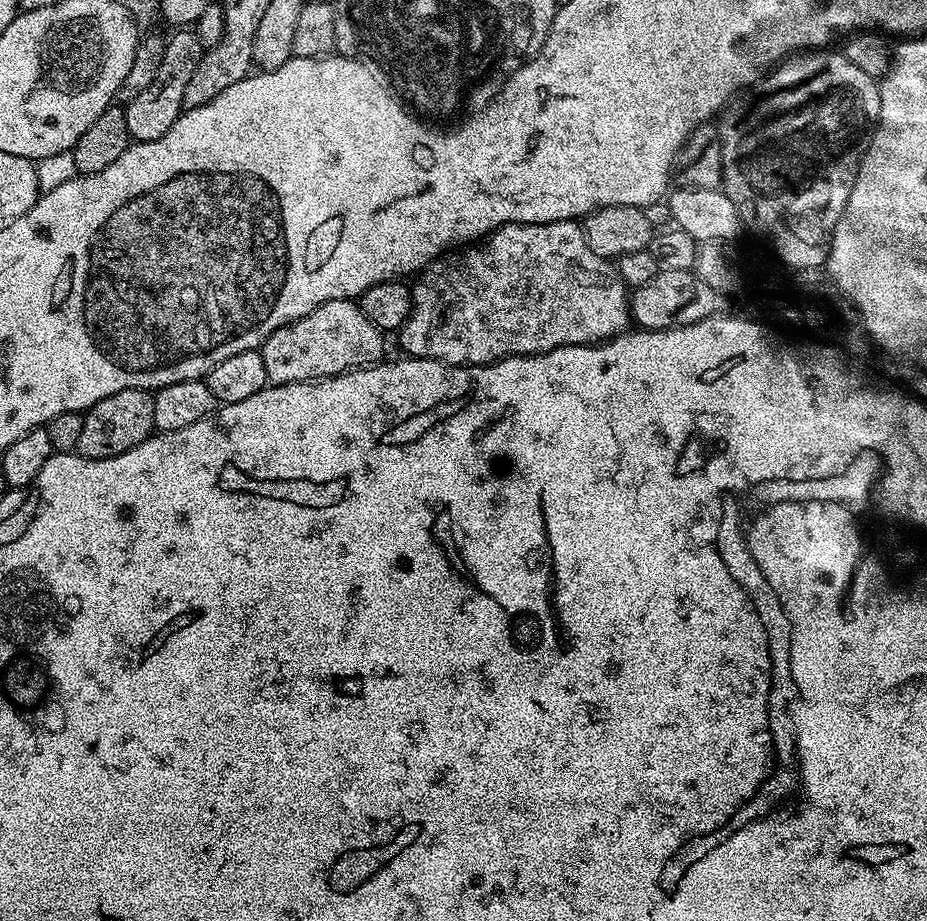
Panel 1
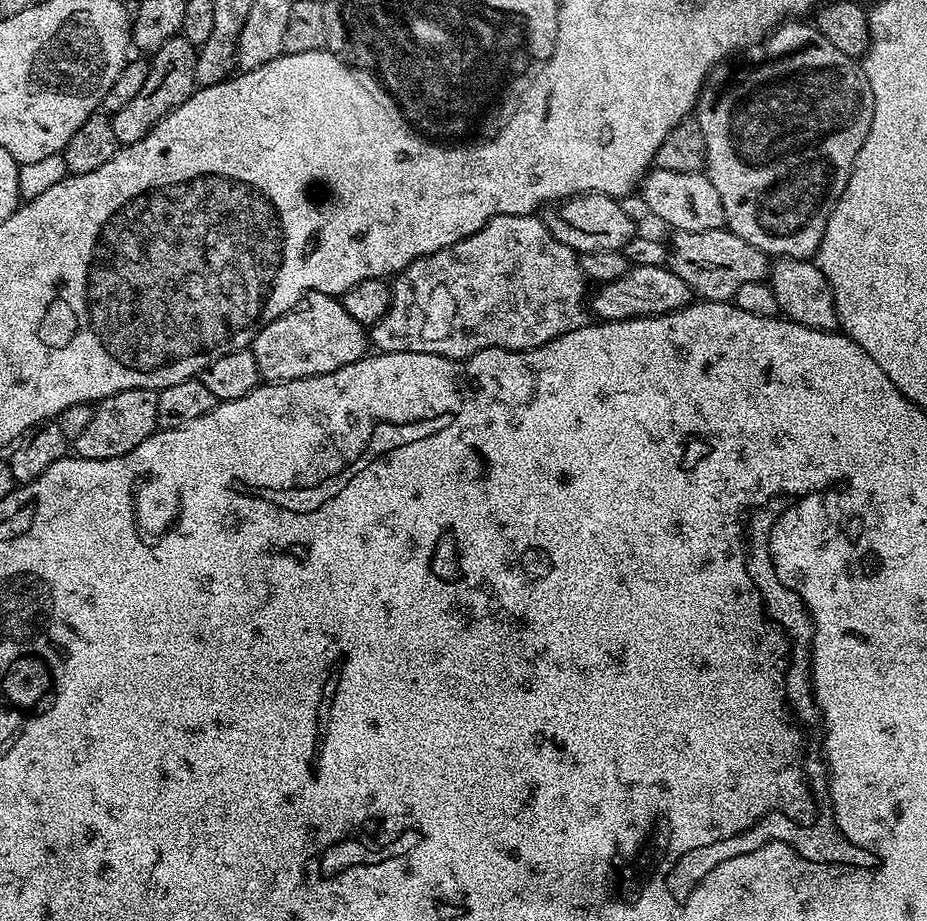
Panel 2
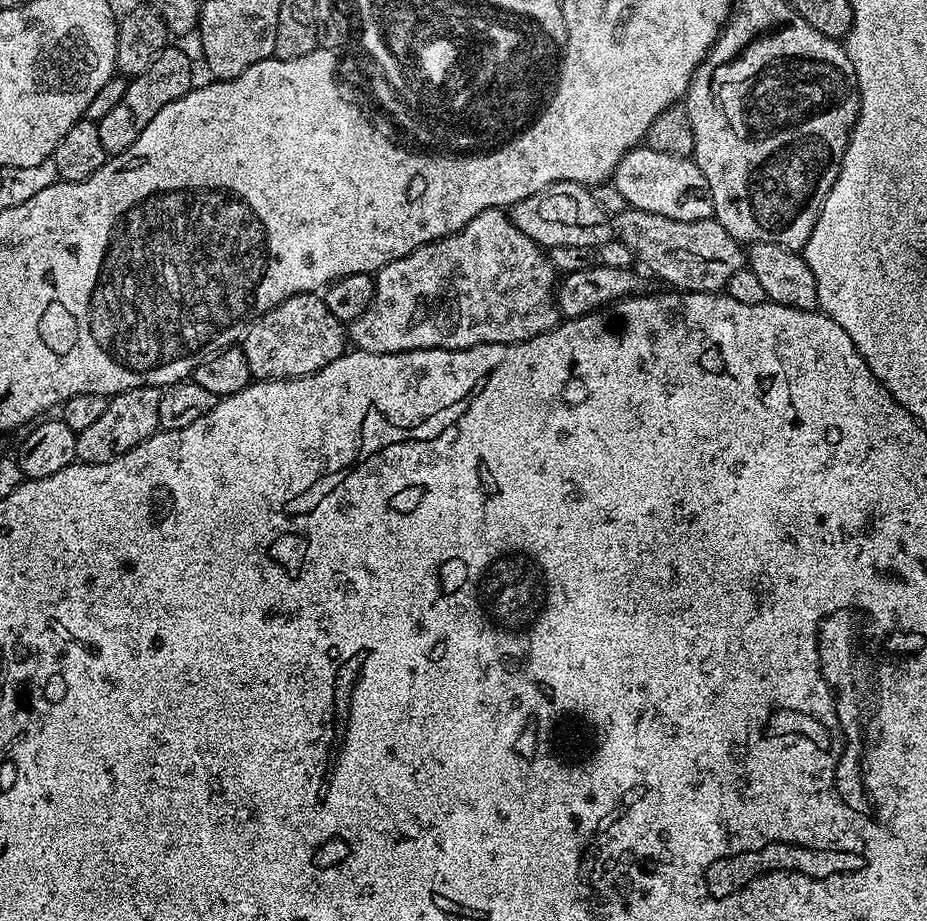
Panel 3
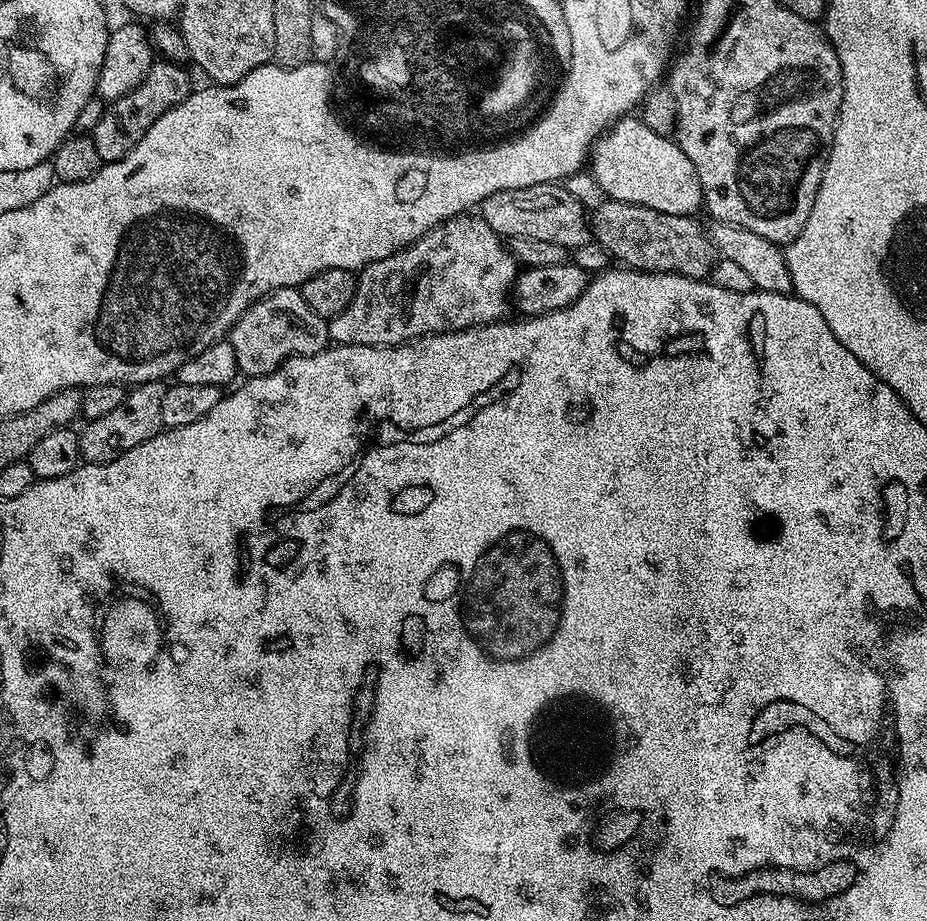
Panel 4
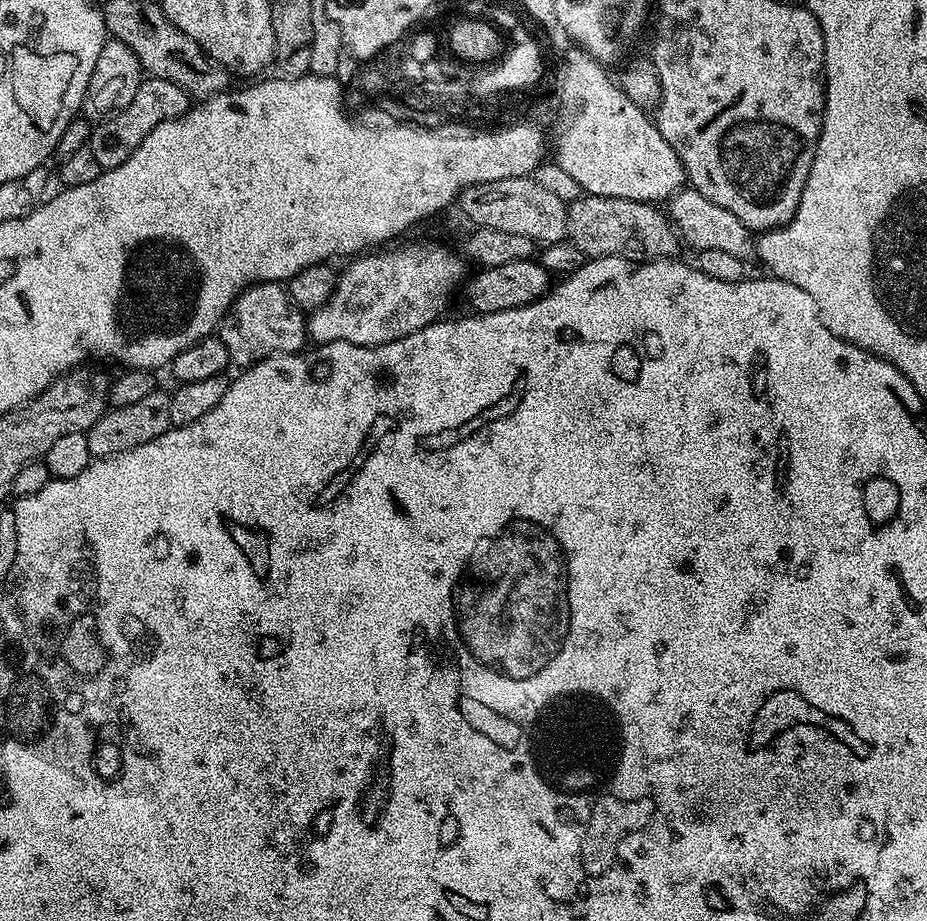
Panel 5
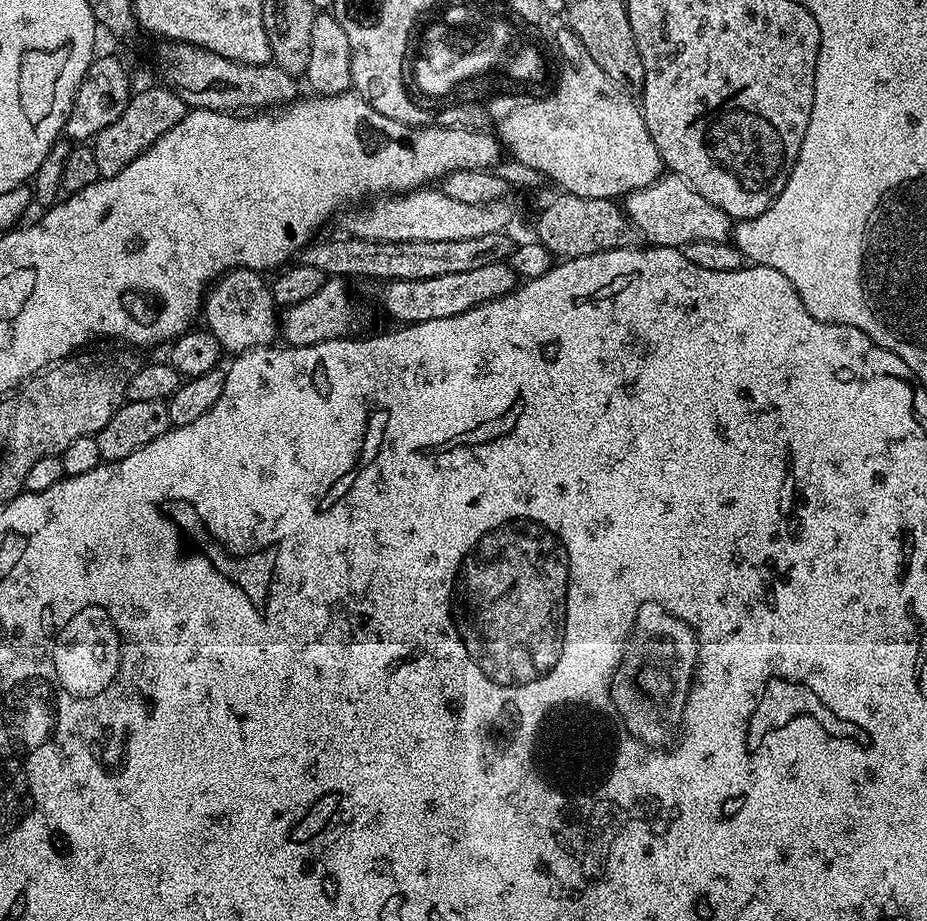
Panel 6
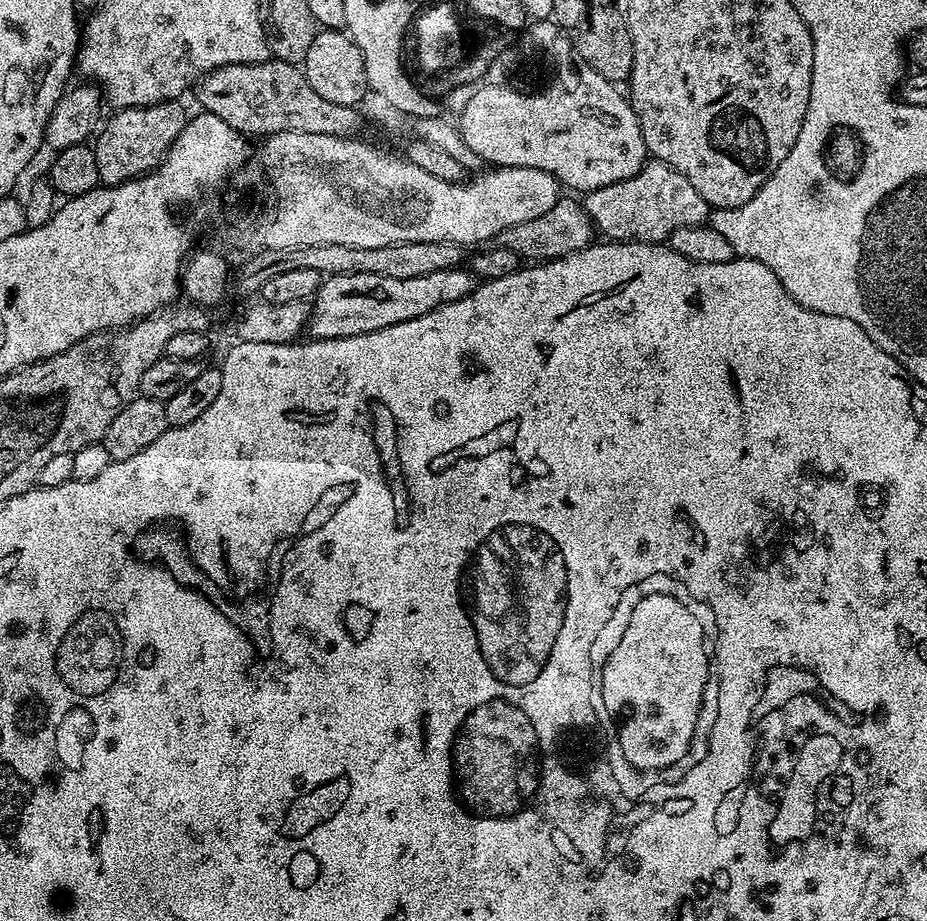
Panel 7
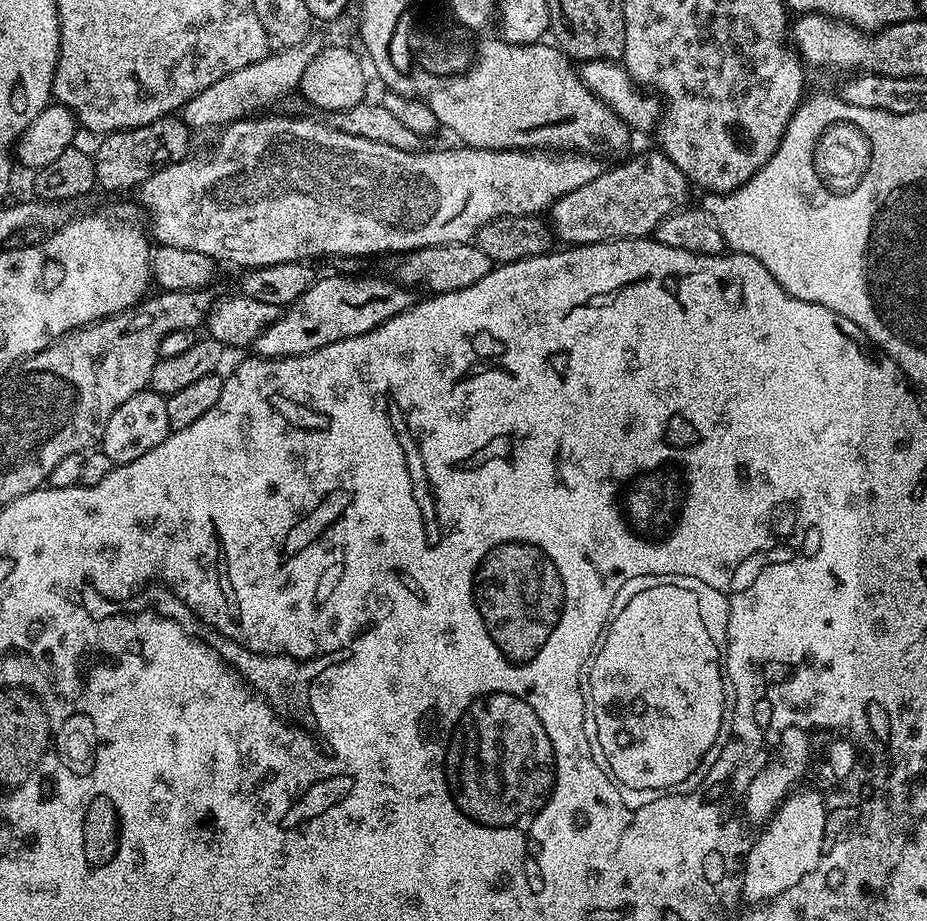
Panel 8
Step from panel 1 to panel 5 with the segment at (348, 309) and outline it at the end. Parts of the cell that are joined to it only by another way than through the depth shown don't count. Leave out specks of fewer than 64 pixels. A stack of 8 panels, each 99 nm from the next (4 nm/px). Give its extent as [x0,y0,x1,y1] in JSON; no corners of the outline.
[218,282,309,370]

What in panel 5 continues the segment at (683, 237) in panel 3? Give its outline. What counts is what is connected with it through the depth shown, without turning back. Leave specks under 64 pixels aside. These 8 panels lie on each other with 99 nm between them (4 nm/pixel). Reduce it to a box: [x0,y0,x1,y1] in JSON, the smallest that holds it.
[567,194,682,262]

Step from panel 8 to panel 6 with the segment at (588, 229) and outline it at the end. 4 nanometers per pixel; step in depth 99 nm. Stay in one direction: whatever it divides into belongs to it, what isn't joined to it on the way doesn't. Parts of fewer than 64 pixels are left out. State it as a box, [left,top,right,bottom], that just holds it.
[626,174,734,249]

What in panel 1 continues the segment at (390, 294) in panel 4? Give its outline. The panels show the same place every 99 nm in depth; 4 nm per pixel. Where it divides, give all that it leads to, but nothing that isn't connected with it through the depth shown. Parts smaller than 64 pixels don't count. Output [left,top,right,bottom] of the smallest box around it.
[398,220,630,366]

